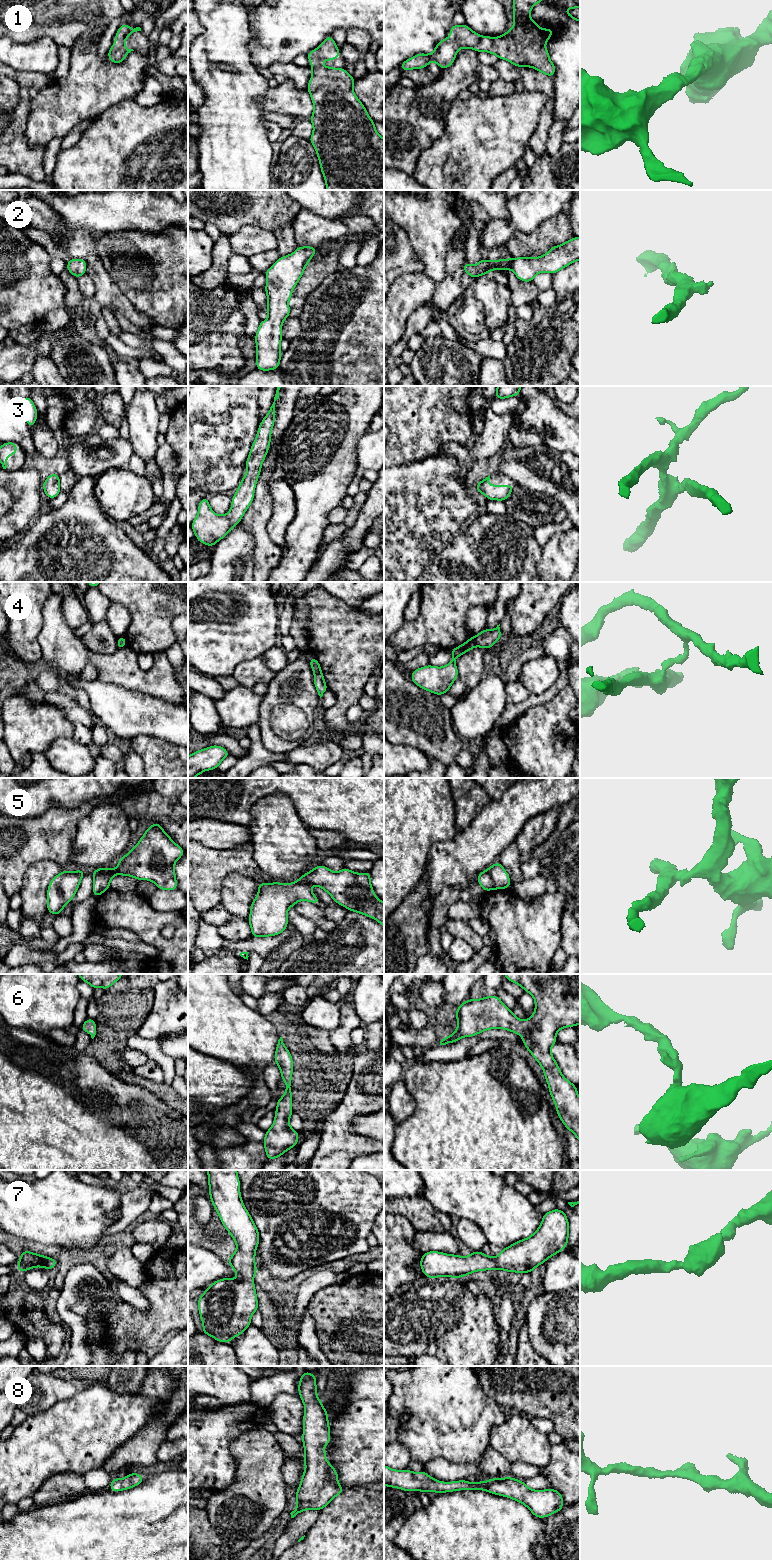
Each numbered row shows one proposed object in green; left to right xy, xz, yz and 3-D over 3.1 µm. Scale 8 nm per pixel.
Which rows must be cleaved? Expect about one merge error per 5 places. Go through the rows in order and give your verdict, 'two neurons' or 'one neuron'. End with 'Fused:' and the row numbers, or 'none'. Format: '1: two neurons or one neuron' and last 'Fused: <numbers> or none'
1: one neuron
2: one neuron
3: one neuron
4: two neurons
5: two neurons
6: one neuron
7: one neuron
8: one neuron
Fused: 4, 5

